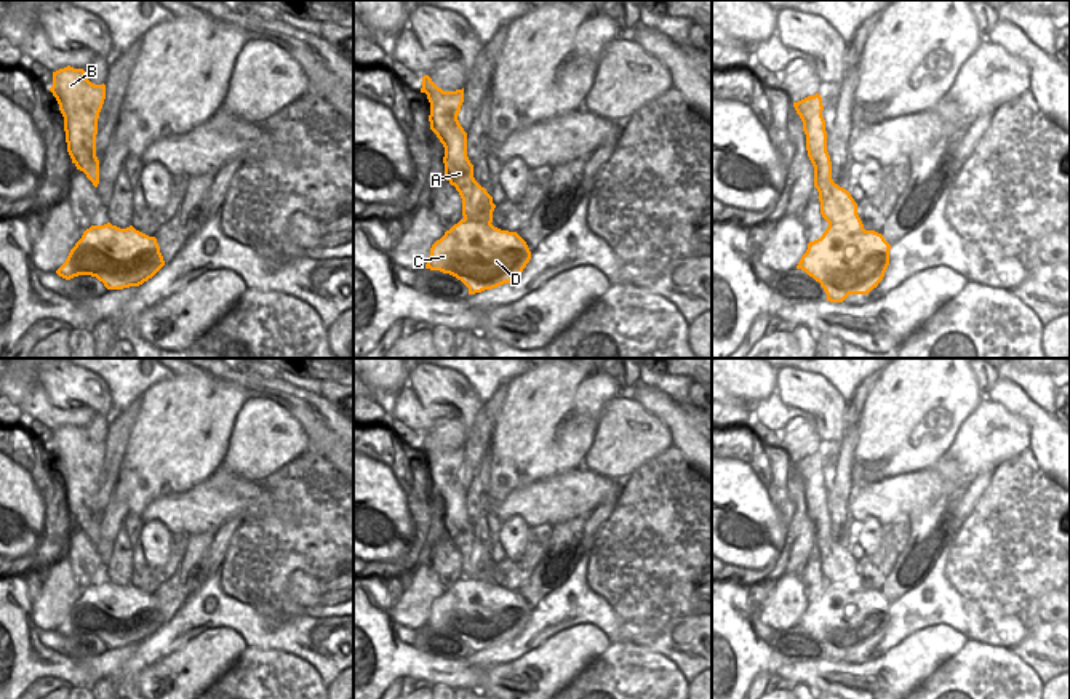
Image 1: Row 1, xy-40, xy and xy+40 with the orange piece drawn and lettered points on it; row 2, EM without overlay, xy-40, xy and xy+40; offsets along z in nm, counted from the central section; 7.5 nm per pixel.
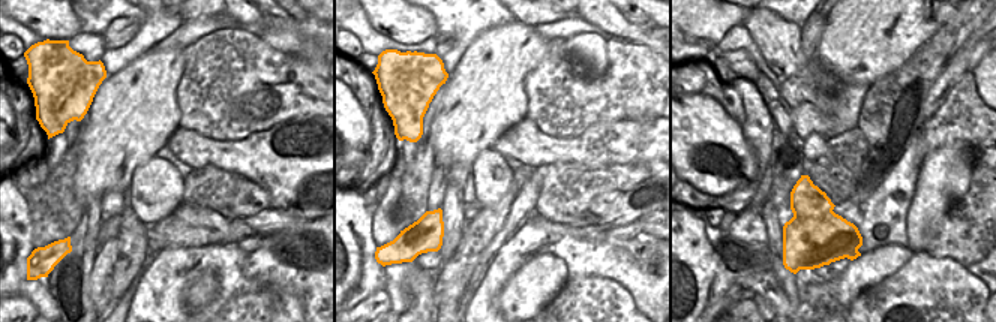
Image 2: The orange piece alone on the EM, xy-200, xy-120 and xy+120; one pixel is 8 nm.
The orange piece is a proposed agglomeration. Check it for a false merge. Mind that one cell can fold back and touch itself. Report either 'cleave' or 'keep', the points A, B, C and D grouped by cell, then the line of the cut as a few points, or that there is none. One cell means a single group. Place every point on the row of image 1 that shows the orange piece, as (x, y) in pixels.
cleave; groups A B / C D; cut xy+40 (829, 223), (843, 231), (864, 231)

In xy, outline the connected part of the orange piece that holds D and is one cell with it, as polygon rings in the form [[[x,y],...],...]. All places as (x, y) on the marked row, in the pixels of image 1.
[[[461,219],[432,245],[425,269],[456,277],[475,294],[513,282],[529,259],[517,232]]]

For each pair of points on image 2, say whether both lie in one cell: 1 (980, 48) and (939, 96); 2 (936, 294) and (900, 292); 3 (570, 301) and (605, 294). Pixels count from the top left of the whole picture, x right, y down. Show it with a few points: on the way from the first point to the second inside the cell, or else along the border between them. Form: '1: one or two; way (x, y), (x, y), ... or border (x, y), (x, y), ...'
1: two; border (980, 41), (969, 54), (966, 71)
2: one; way (927, 294), (909, 294)
3: one; way (579, 301), (596, 301)

